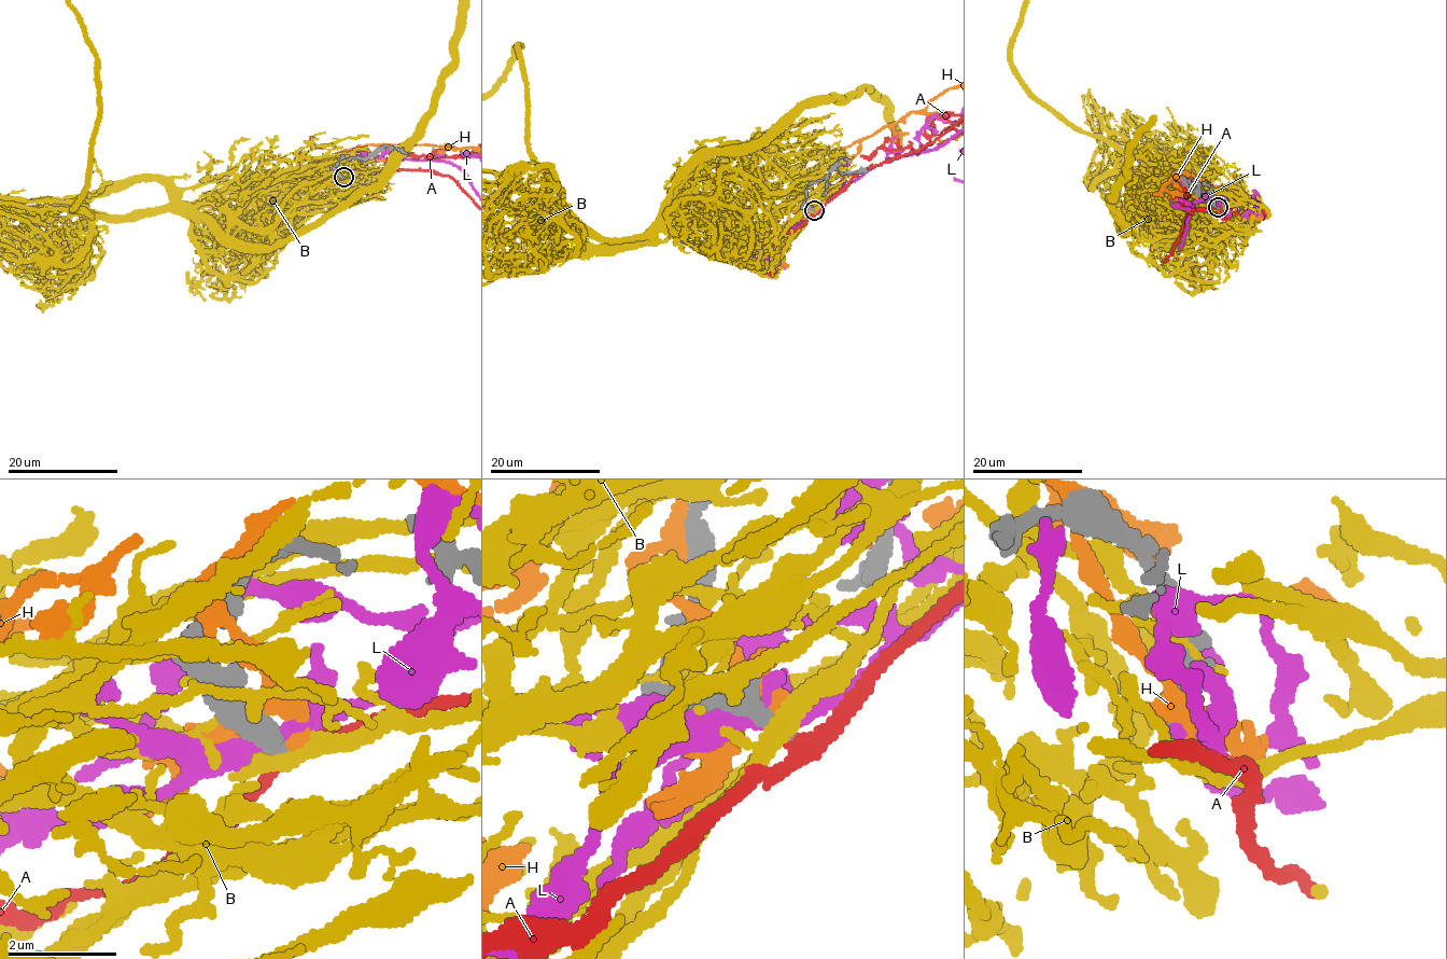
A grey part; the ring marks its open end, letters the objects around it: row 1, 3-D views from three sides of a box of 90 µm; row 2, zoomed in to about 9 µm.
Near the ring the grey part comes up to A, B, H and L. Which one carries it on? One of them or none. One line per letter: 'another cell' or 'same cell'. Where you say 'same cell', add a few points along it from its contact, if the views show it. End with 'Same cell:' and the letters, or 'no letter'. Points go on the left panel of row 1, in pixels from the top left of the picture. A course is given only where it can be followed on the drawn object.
A: same cell
B: another cell
H: another cell
L: another cell
Same cell: A

